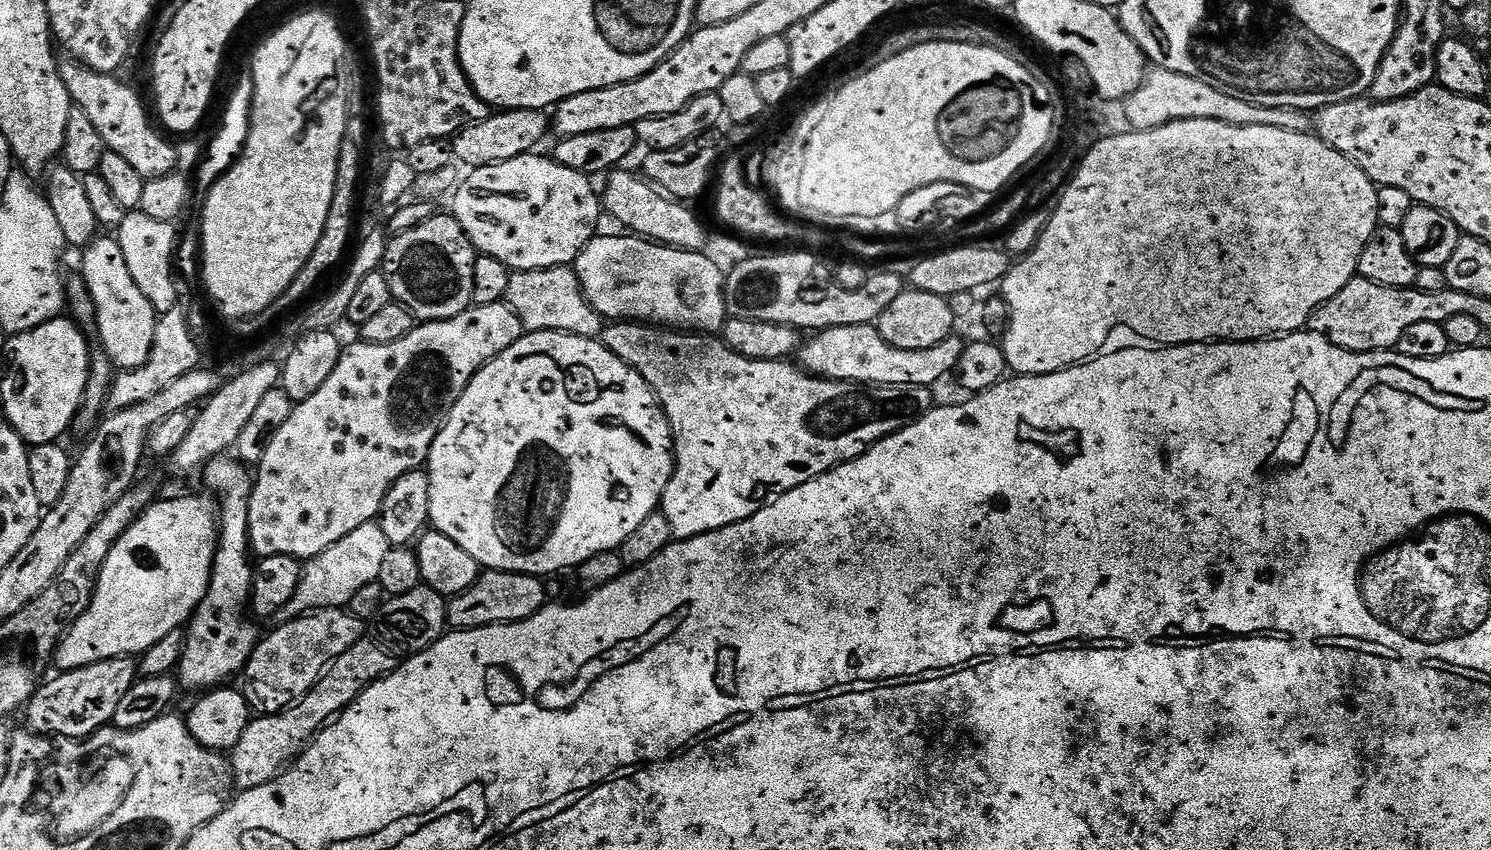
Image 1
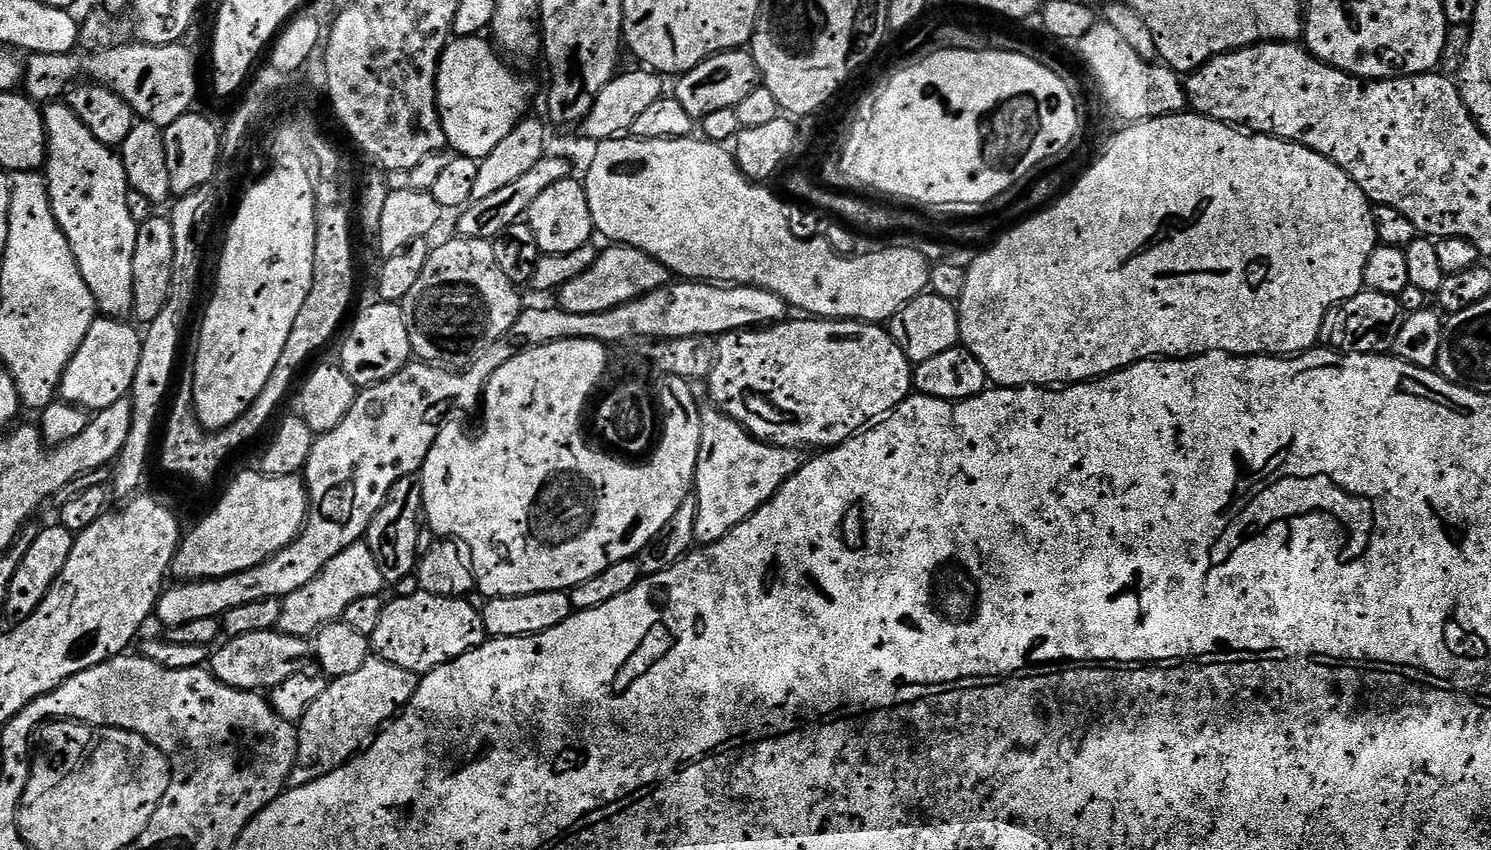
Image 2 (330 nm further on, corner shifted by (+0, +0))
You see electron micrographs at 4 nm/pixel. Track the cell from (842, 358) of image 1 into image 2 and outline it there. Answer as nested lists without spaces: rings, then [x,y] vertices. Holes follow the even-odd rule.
[[[789,319],[787,322],[777,322],[771,326],[761,327],[759,330],[726,332],[719,337],[718,362],[706,381],[708,392],[712,395],[711,403],[721,412],[727,413],[732,420],[737,420],[752,436],[756,436],[768,444],[777,444],[779,448],[800,448],[805,446],[804,444],[813,444],[816,450],[827,450],[841,444],[843,440],[849,440],[865,426],[891,414],[901,402],[913,395],[914,365],[911,360],[906,358],[906,354],[900,349],[898,342],[887,327],[880,324],[869,324],[863,320],[800,319],[804,320]]]

